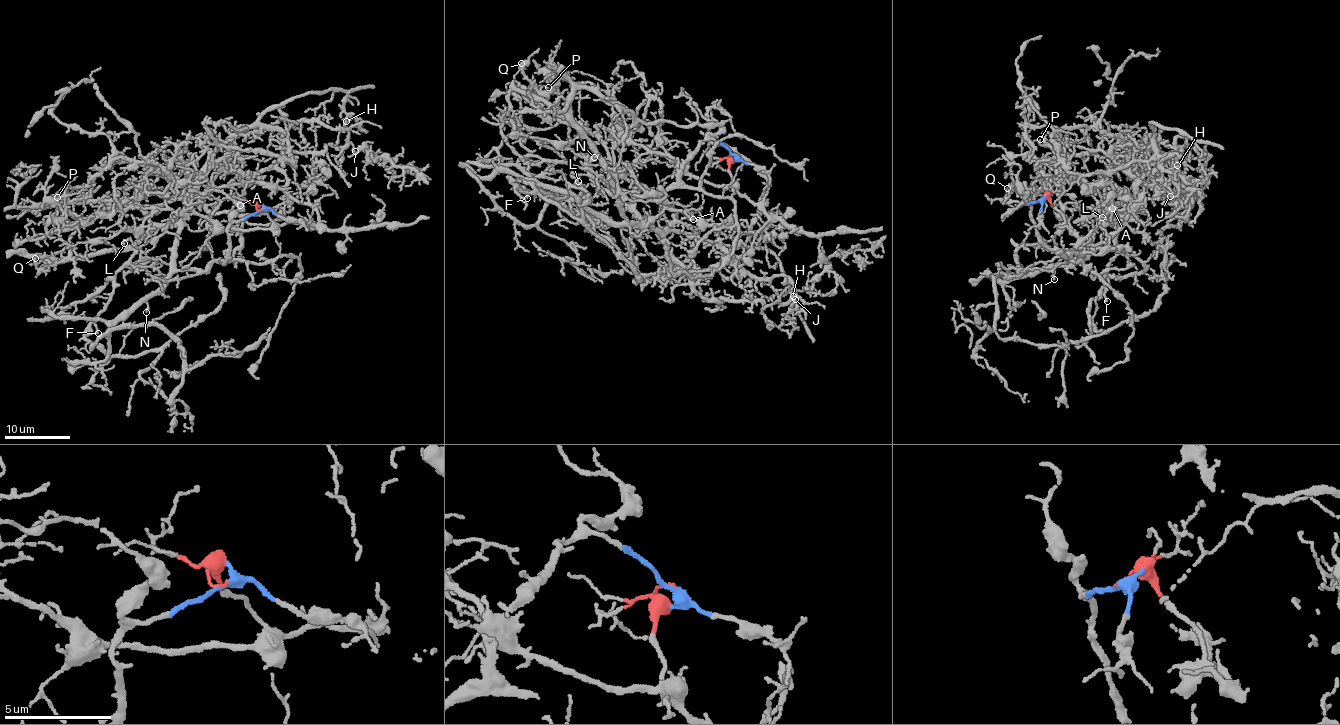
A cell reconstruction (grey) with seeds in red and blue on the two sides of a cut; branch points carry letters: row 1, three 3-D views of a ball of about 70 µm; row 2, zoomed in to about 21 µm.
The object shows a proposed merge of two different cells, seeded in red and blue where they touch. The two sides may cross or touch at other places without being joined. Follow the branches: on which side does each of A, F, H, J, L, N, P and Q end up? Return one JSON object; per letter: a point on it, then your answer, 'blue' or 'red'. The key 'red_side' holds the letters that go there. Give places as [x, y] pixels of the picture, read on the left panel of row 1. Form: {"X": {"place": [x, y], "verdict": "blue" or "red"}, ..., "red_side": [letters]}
{"A": {"place": [240, 205], "verdict": "red"}, "F": {"place": [98, 333], "verdict": "blue"}, "H": {"place": [346, 121], "verdict": "blue"}, "J": {"place": [355, 151], "verdict": "blue"}, "L": {"place": [124, 243], "verdict": "blue"}, "N": {"place": [146, 312], "verdict": "blue"}, "P": {"place": [57, 197], "verdict": "red"}, "Q": {"place": [35, 258], "verdict": "red"}, "red_side": ["A", "P", "Q"]}

